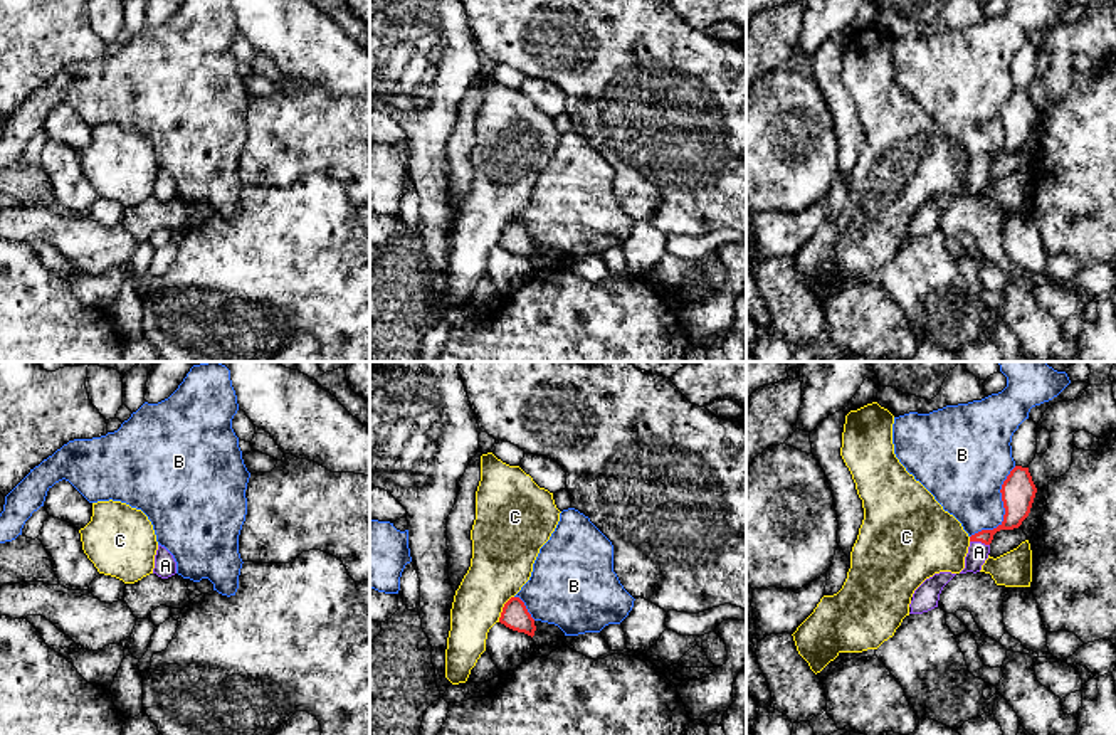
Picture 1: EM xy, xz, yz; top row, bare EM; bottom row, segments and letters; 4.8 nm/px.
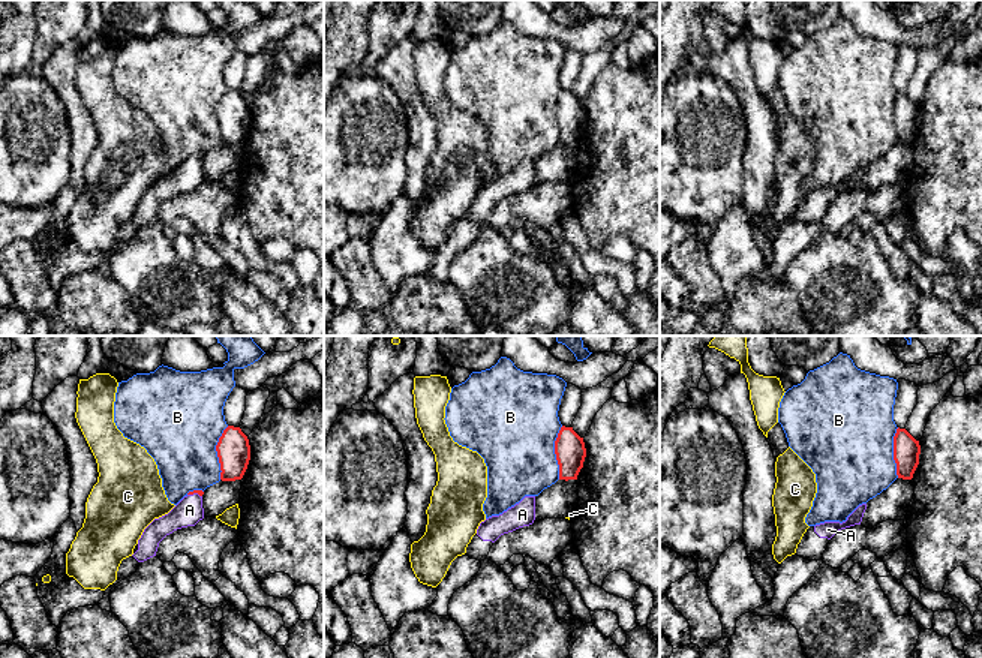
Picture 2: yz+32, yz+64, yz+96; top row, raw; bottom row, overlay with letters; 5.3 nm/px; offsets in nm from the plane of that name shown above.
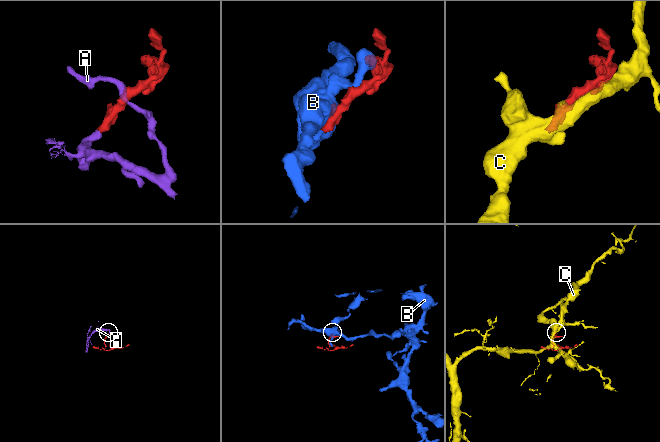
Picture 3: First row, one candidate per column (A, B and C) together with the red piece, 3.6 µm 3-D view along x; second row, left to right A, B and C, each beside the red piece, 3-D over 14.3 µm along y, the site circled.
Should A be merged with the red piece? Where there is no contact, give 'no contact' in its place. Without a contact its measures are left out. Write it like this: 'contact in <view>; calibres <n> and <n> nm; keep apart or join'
contact in yz; calibres 140 and 100 nm; join

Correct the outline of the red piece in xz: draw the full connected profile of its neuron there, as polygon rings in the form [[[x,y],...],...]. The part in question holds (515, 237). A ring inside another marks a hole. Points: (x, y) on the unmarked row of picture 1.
[[[511,220],[504,227],[499,246],[513,254],[524,256],[531,261],[536,254],[534,242],[531,241],[524,225],[519,220]]]

